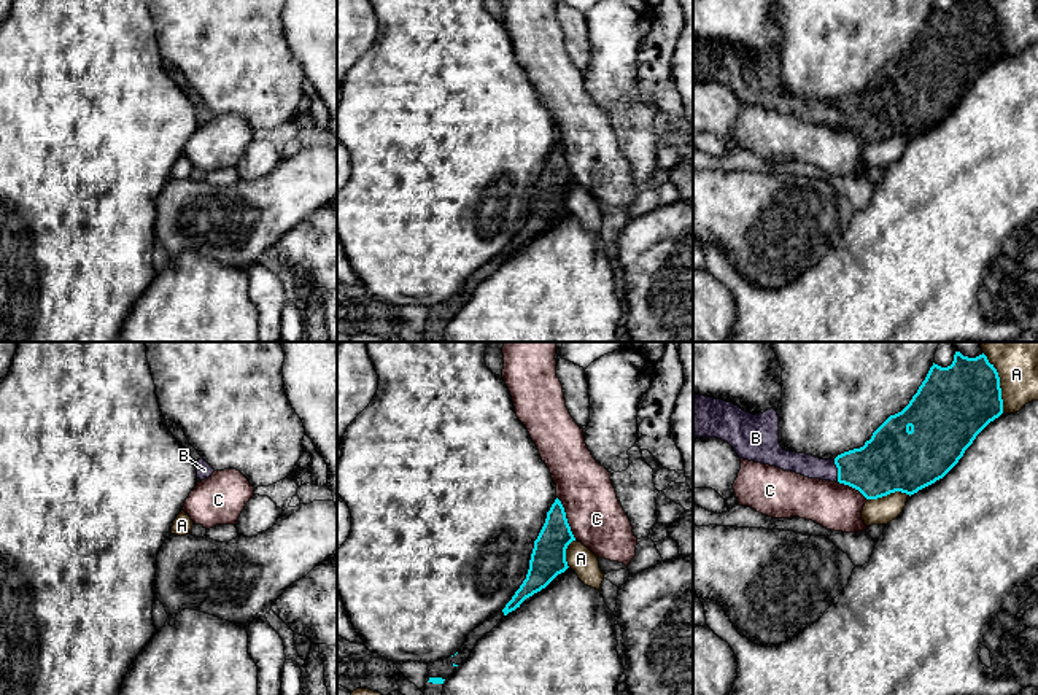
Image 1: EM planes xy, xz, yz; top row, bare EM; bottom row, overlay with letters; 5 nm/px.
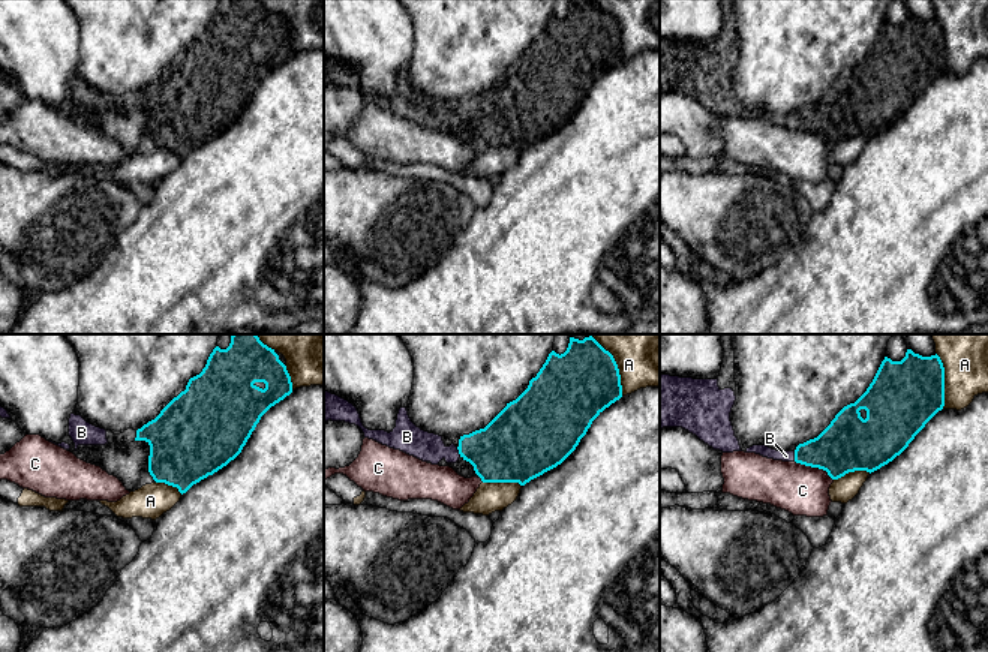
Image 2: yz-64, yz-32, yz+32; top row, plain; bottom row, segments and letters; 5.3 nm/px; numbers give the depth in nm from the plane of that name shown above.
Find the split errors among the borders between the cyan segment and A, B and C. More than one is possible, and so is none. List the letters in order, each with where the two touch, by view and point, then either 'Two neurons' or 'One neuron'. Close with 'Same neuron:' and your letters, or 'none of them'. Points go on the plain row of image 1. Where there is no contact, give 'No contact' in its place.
A: Touches cyan at yz (999, 29). Two neurons
B: Touches cyan at yz (838, 115). One neuron
C: Touches cyan at xz (565, 161). Two neurons
Same neuron: B

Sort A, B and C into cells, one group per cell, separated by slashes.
A / B / C

